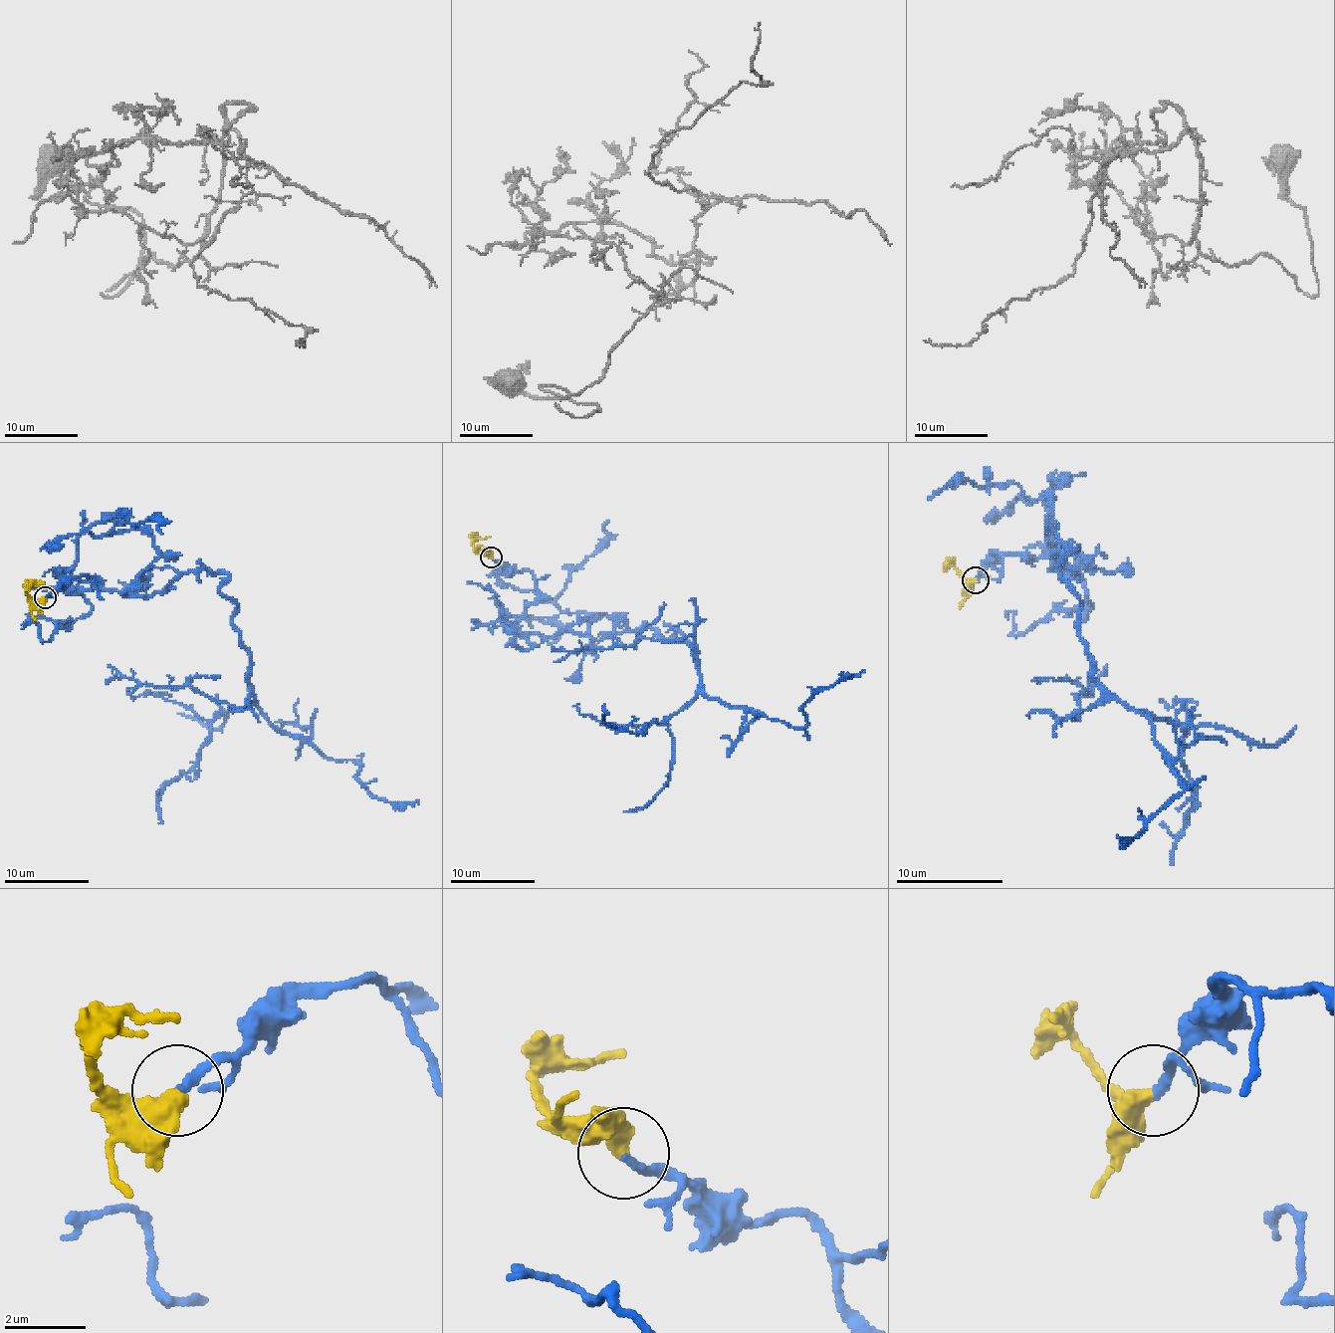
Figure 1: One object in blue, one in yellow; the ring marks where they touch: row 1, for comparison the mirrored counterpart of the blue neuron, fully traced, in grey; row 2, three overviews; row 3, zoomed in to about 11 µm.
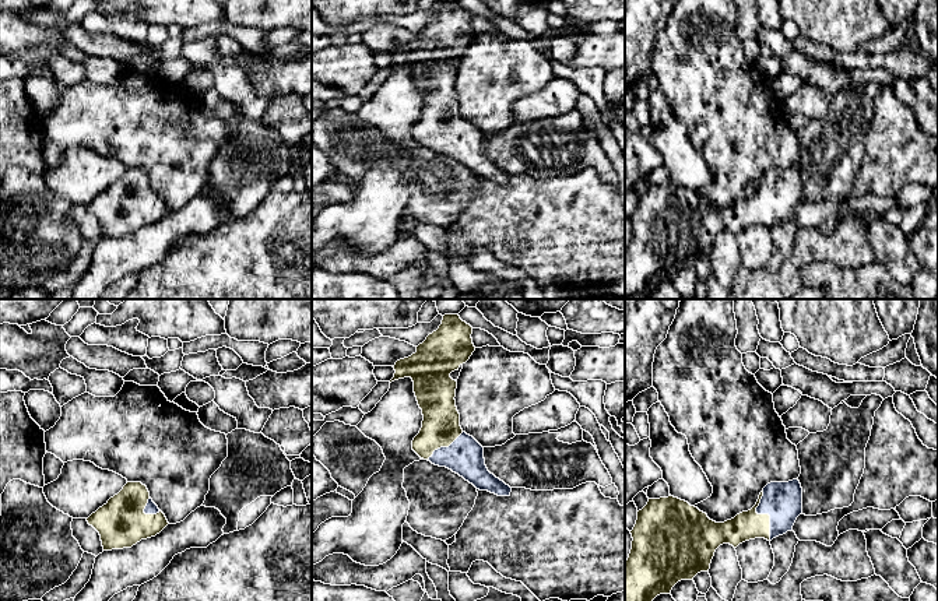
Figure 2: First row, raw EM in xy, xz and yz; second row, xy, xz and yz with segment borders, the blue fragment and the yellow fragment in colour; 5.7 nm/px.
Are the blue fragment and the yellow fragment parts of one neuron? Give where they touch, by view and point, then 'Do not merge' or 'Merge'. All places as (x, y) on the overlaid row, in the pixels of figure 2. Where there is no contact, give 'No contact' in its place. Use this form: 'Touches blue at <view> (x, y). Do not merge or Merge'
Touches blue at yz (765, 513). Merge

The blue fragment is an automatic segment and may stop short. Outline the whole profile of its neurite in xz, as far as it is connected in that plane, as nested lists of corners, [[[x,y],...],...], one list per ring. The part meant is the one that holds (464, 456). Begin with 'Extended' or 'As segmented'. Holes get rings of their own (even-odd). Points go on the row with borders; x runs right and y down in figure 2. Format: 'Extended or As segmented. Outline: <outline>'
Extended. Outline: [[[445,314],[439,328],[417,347],[415,354],[396,362],[396,373],[390,383],[404,377],[411,377],[414,382],[414,393],[424,421],[419,433],[412,440],[412,450],[421,458],[452,470],[479,491],[510,496],[512,488],[488,471],[484,447],[460,426],[460,414],[454,400],[457,382],[450,377],[450,373],[459,370],[475,351],[471,334],[472,327],[459,314]]]

